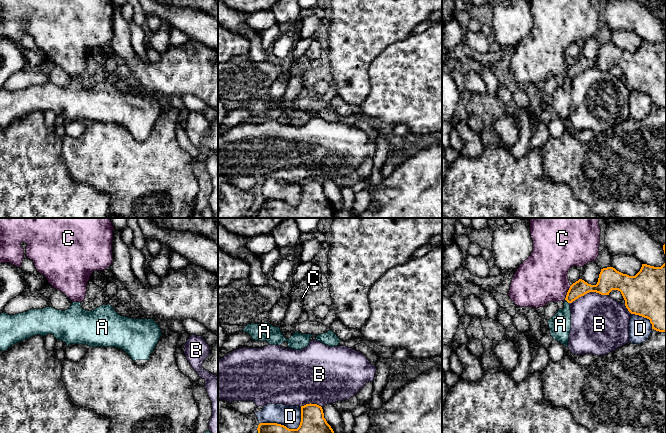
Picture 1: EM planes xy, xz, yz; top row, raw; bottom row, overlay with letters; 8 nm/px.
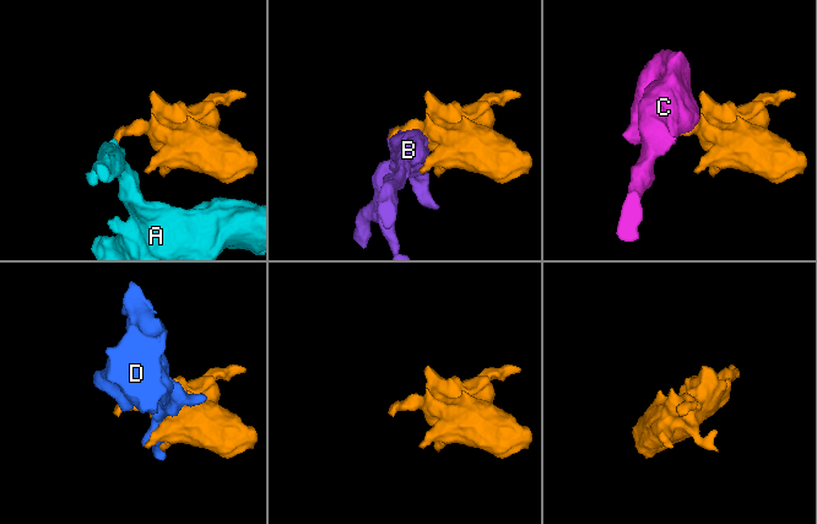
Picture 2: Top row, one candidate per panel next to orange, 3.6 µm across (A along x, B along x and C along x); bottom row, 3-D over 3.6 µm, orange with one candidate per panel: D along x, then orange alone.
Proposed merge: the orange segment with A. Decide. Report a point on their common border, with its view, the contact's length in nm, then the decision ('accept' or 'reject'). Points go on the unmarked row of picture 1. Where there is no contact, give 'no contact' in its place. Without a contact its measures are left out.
contact yz (566, 76); length 50 nm; accept

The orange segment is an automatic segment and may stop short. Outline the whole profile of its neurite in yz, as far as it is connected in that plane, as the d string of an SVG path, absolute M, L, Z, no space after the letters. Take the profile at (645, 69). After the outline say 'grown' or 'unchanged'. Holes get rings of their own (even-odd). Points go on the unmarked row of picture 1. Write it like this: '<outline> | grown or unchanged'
M666 19L663 26L665 39L661 43L642 40L635 52L607 43L601 45L596 61L582 55L573 59L567 68L564 84L548 96L553 115L568 122L571 106L570 79L589 68L609 71L612 66L621 68L631 90L649 95L652 105L666 109Z | grown

